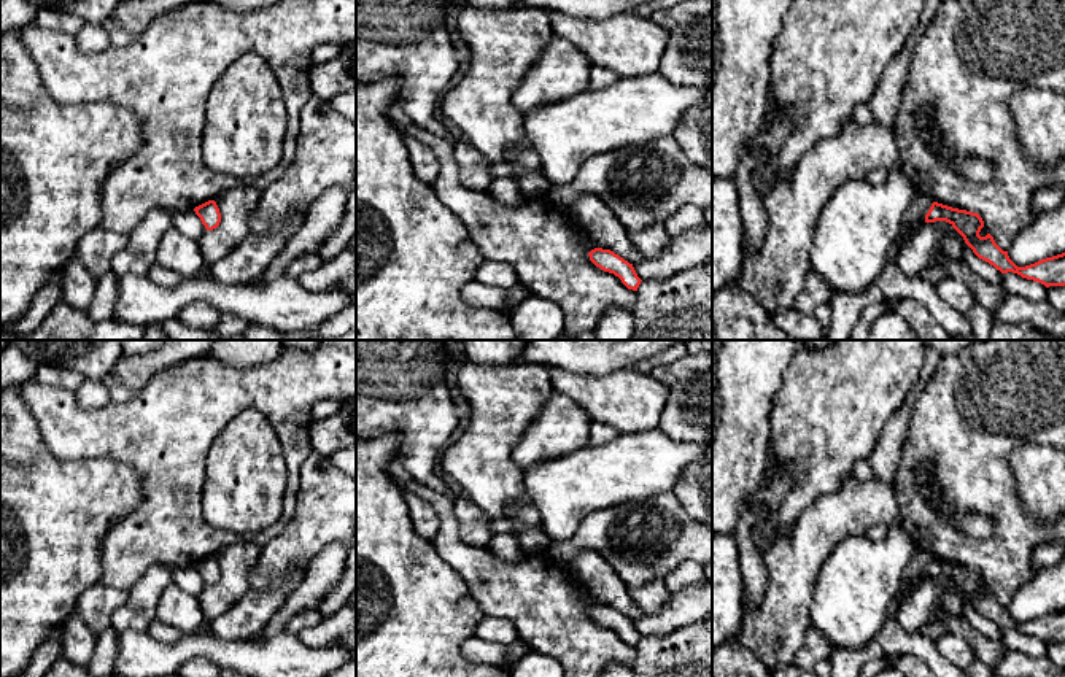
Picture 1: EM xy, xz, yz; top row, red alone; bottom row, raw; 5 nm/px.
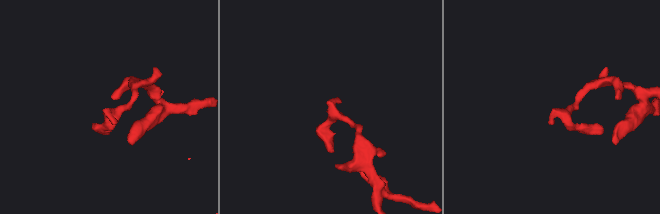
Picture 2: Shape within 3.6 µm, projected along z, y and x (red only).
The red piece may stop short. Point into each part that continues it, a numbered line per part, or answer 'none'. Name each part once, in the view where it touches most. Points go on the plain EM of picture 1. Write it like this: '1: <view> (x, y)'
none

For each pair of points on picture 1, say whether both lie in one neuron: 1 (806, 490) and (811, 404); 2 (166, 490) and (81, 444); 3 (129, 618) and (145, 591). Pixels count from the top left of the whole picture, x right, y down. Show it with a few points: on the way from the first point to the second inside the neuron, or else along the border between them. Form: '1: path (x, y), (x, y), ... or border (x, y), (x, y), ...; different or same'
1: path (811, 469), (811, 425); same
2: path (150, 468), (126, 444), (104, 444); same
3: path (132, 612), (143, 598); same

